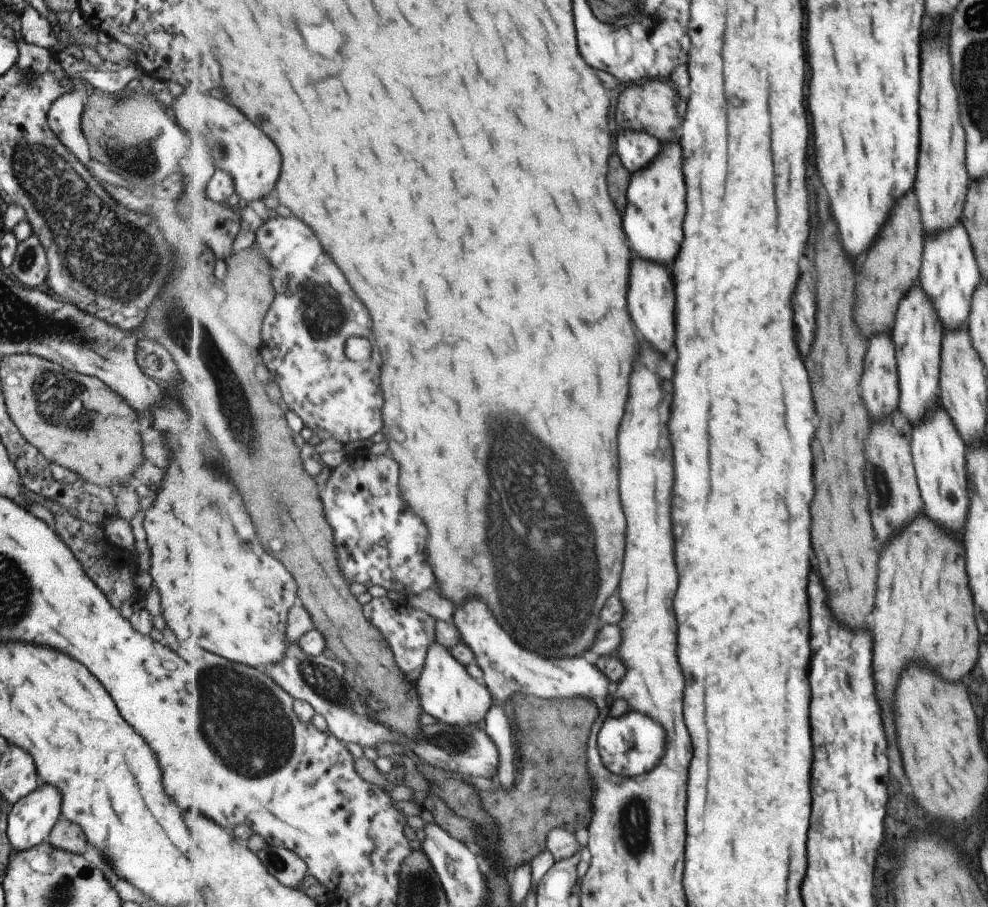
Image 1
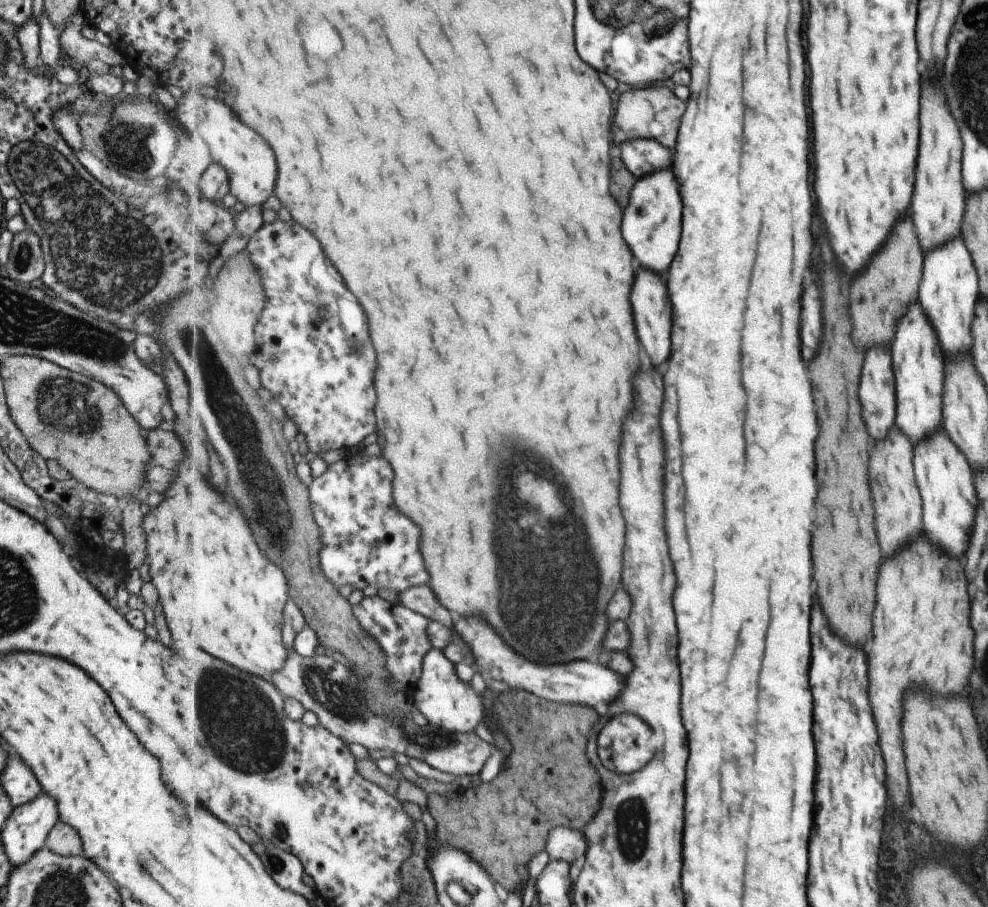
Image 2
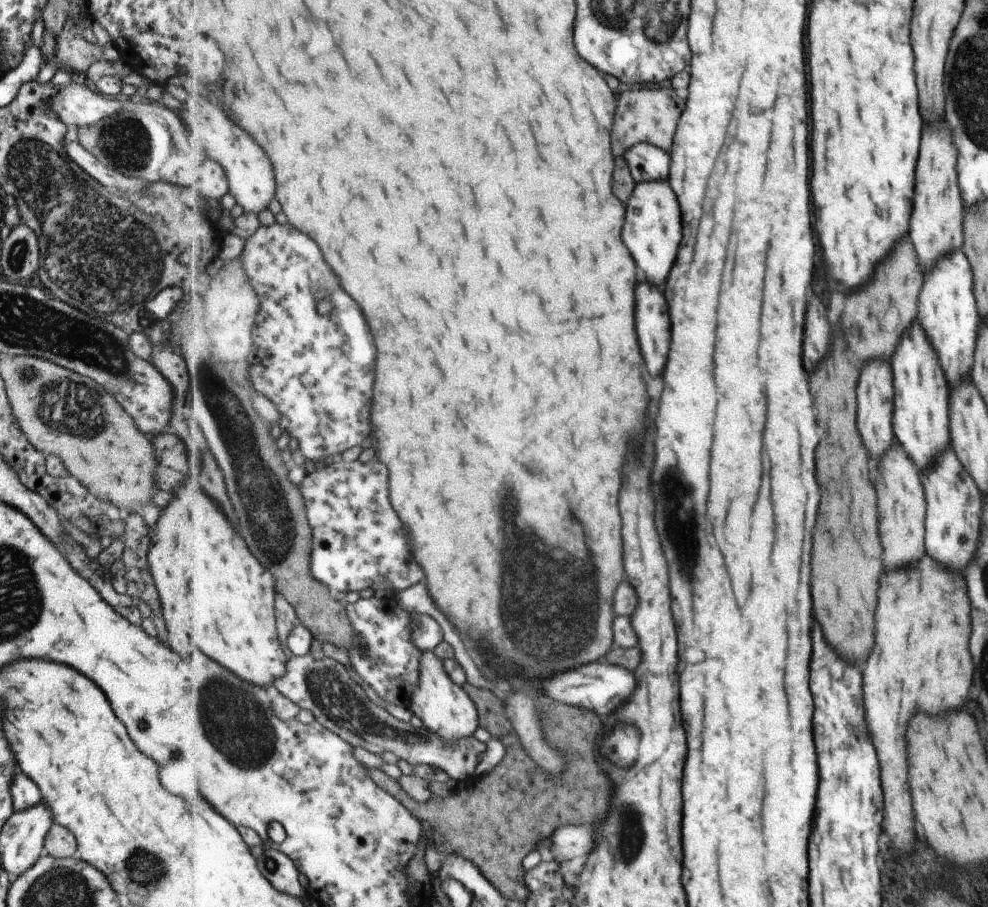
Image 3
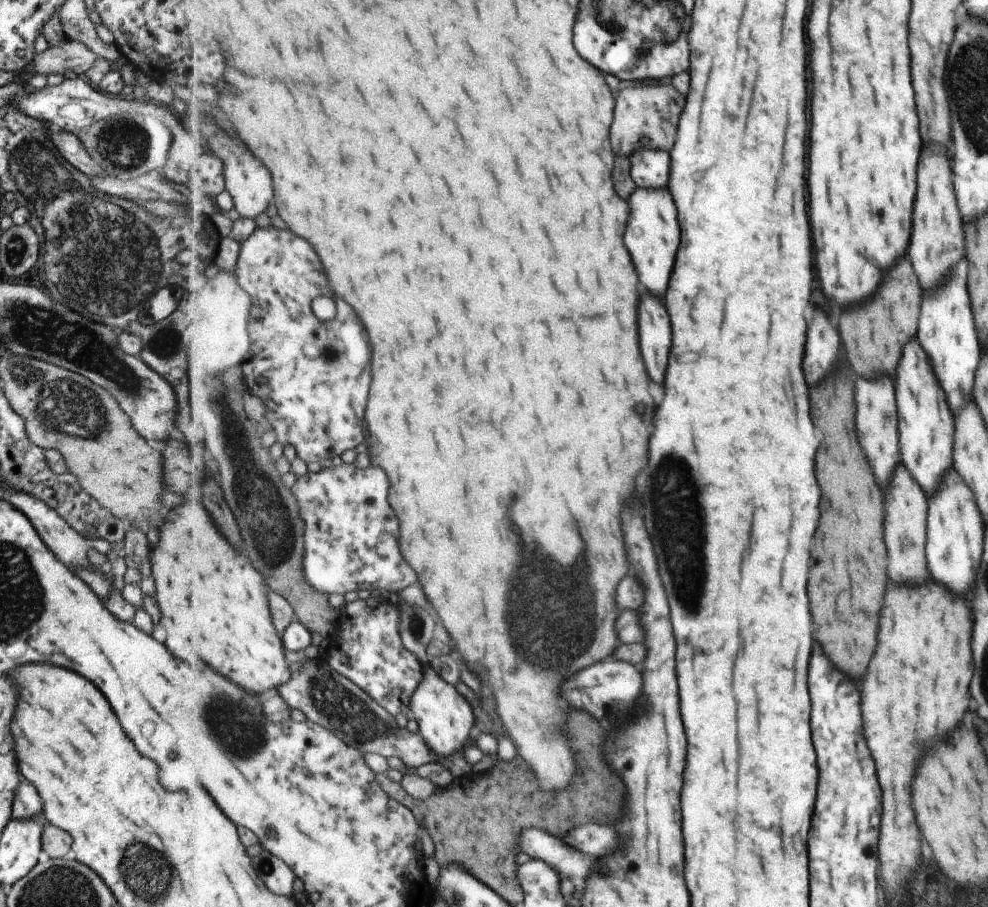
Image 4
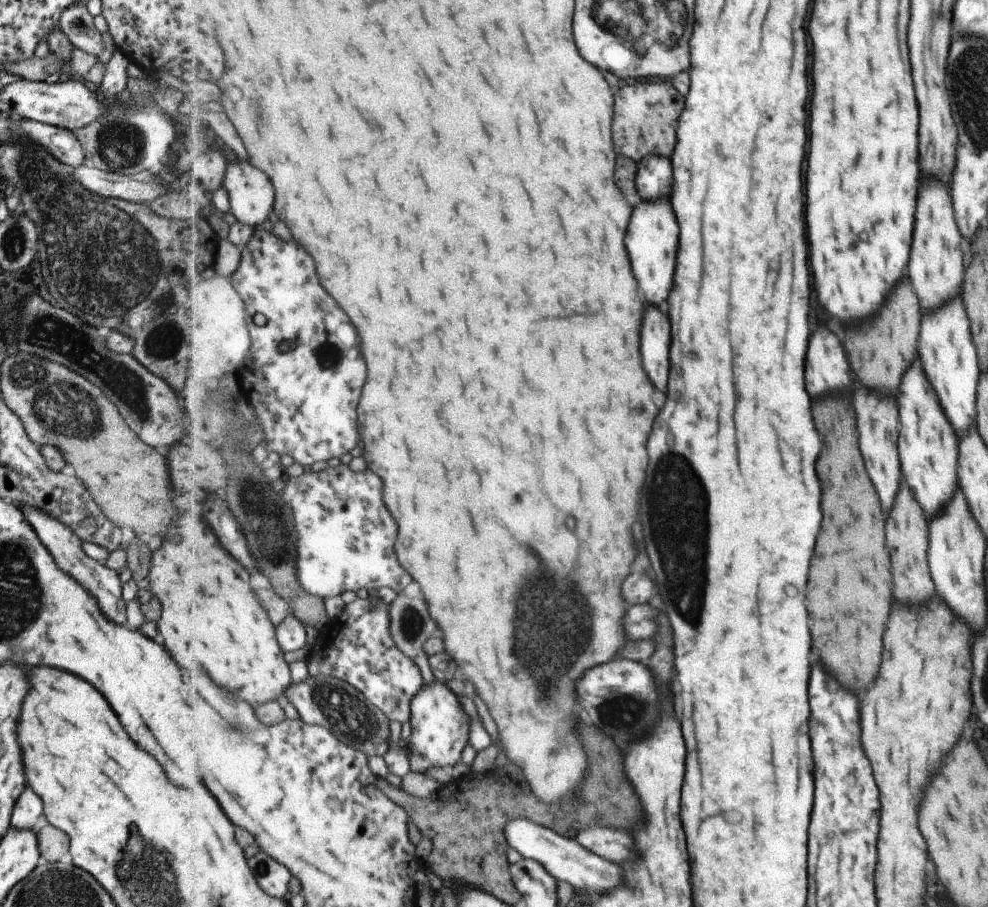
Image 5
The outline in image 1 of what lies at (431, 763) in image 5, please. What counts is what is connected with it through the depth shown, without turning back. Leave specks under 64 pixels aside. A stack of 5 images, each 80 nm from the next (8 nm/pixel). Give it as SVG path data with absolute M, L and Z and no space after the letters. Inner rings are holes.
M437 640L428 650L428 658L424 672L418 682L422 706L425 712L437 719L438 723L446 723L451 727L467 727L468 724L481 722L491 704L495 703L494 696L485 684L479 684L462 662L459 662L452 653L452 649Z

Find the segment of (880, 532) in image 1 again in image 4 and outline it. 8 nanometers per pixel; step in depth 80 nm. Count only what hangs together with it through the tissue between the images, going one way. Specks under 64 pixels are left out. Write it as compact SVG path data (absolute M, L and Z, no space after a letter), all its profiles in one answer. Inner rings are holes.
M900 462L891 474L891 486L885 488L885 546L889 546L889 580L895 584L921 584L925 580L924 545L927 538L927 498L916 479Z

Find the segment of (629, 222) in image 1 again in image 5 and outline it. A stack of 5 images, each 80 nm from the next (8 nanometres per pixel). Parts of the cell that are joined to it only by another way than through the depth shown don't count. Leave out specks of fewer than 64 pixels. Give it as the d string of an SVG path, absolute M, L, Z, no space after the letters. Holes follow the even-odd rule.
M667 198L657 202L639 202L633 210L633 222L629 226L629 234L625 244L629 246L629 256L633 258L633 270L637 270L637 280L641 282L641 290L645 290L645 298L651 304L661 306L673 288L673 276L677 266L679 252L679 222L675 210Z

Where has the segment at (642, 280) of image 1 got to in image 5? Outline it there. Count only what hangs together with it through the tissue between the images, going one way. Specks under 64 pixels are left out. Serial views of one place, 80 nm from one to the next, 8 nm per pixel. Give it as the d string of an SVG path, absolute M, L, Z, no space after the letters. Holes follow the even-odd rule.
M649 306L643 326L643 362L653 378L653 384L667 392L671 350L671 320L657 306Z

